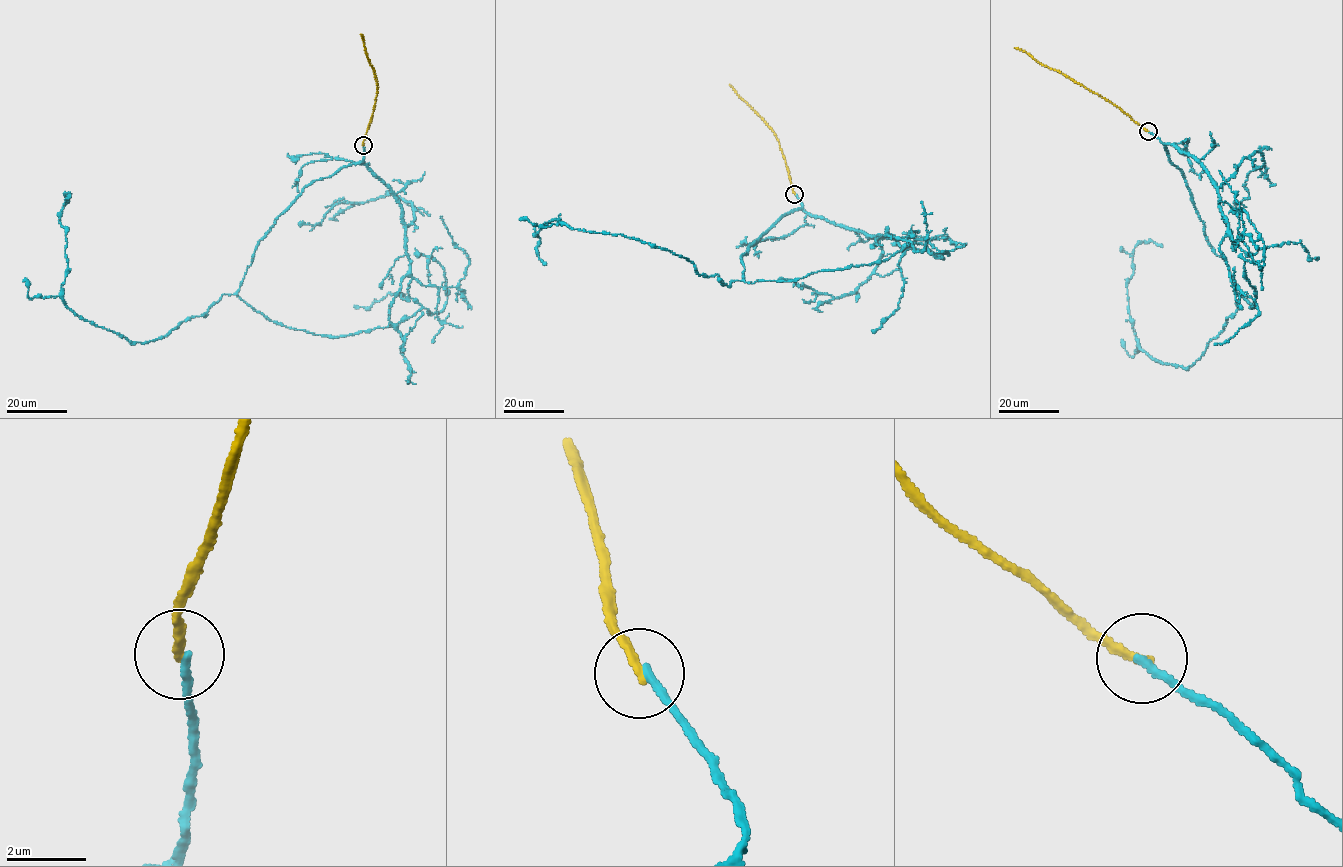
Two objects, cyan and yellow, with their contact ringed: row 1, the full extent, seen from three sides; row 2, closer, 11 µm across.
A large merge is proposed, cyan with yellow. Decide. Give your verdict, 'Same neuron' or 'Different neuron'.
Different neuron

